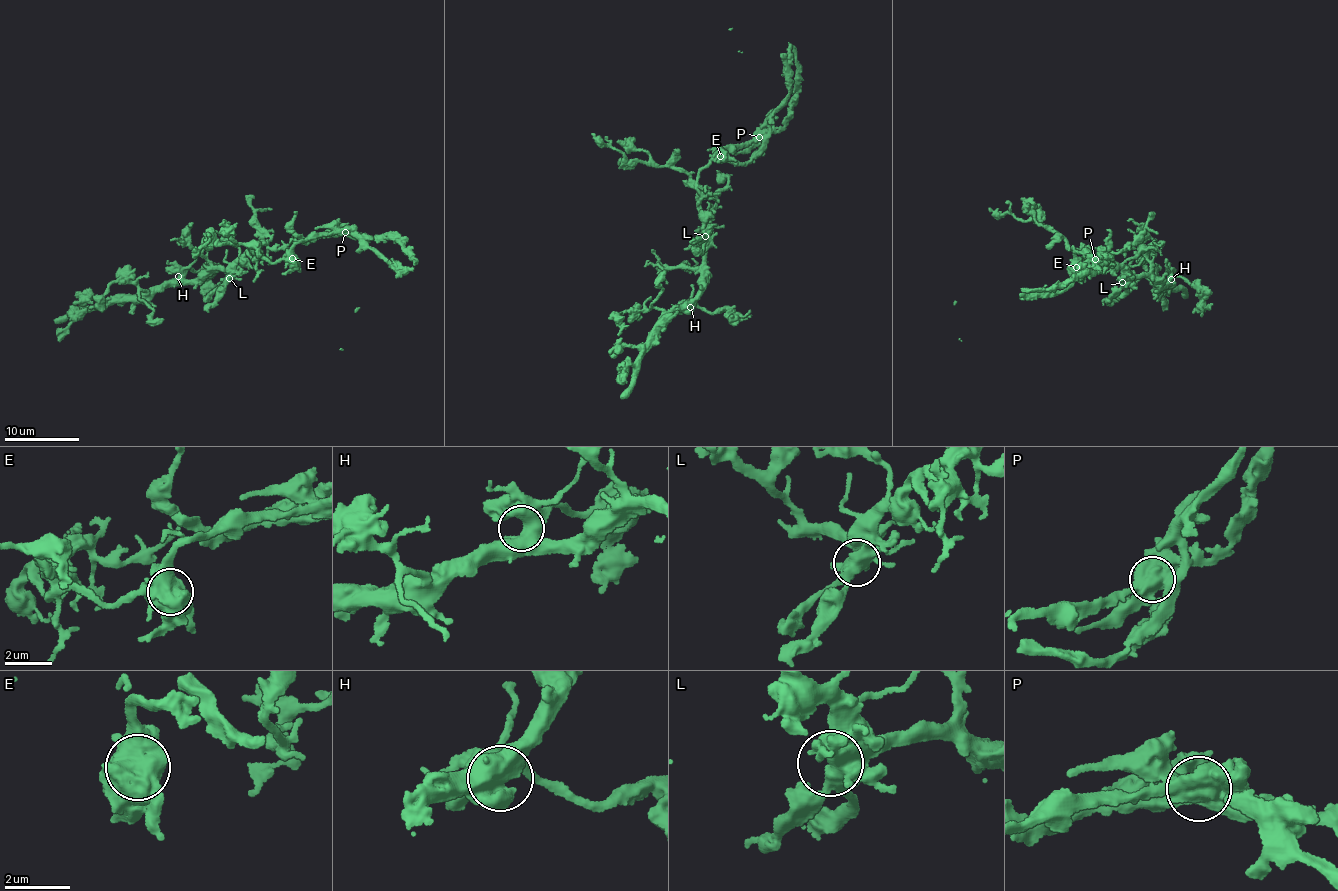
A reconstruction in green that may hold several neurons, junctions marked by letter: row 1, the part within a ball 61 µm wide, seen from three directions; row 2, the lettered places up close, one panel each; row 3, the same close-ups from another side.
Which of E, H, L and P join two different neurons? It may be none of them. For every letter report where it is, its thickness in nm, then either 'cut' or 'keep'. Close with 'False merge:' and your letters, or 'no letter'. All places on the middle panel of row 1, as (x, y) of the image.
E: at (720, 156); 800 nm thick; cut
H: at (690, 307); 500 nm thick; keep
L: at (705, 236); 500 nm thick; keep
P: at (759, 137); 600 nm thick; cut
False merge: E, P

